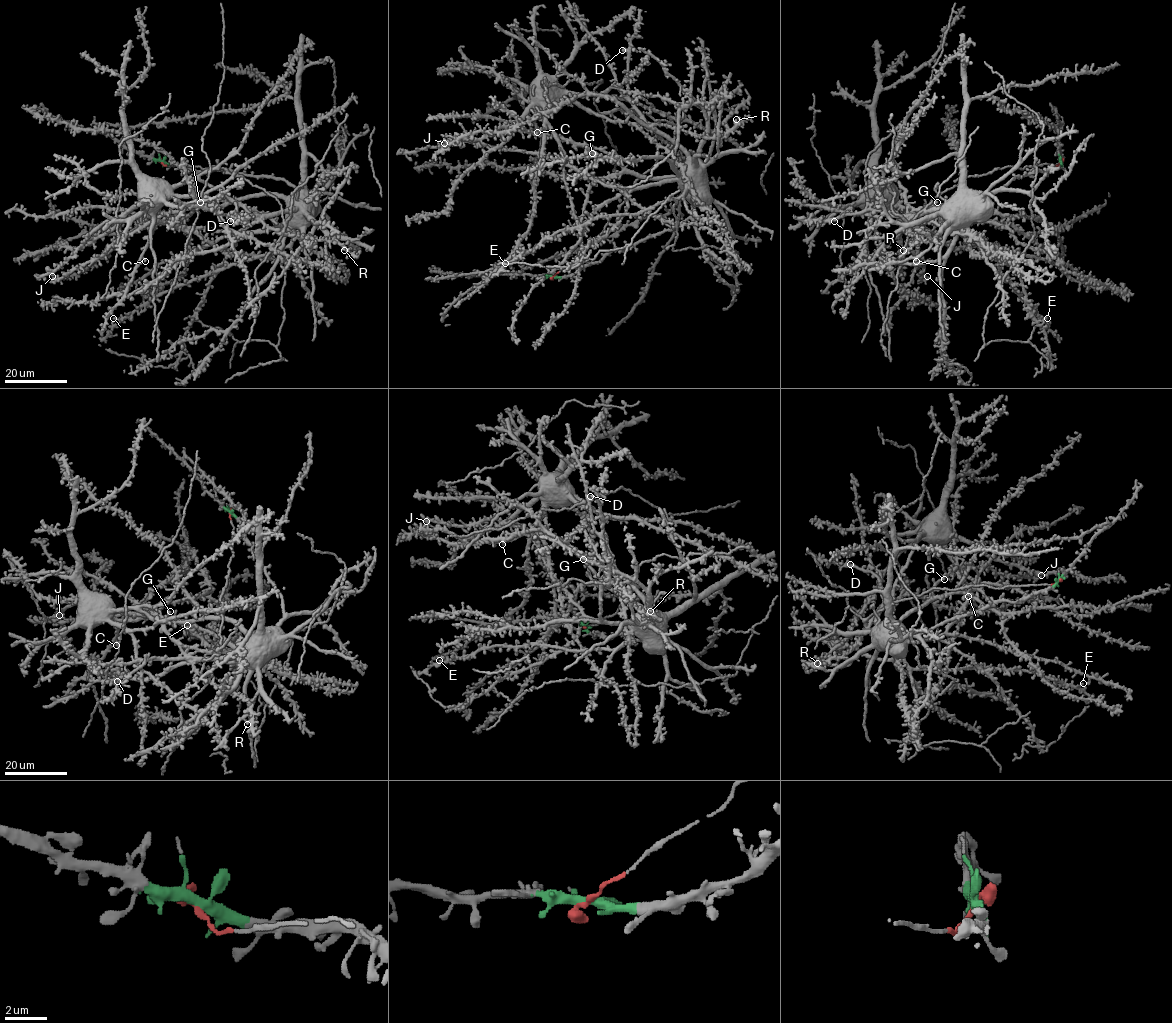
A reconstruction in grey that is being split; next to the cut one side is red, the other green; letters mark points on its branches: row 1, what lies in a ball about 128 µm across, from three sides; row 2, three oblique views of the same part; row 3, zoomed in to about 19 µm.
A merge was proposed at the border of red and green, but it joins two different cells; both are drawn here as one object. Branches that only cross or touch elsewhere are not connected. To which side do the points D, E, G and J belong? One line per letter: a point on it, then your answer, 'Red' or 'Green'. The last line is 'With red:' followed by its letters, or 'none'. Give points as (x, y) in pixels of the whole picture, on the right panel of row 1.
D: Place: (834, 221). Green
E: Place: (1047, 318). Green
G: Place: (937, 202). Green
J: Place: (927, 276). Green
With red: none

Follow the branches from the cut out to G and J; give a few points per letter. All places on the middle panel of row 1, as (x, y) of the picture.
G: (553, 277), (576, 273), (612, 251), (675, 229), (691, 214), (678, 178), (637, 176), (604, 152), (592, 153)
J: (553, 277), (676, 228), (691, 214), (684, 185), (628, 173), (598, 149), (508, 127), (444, 143)

